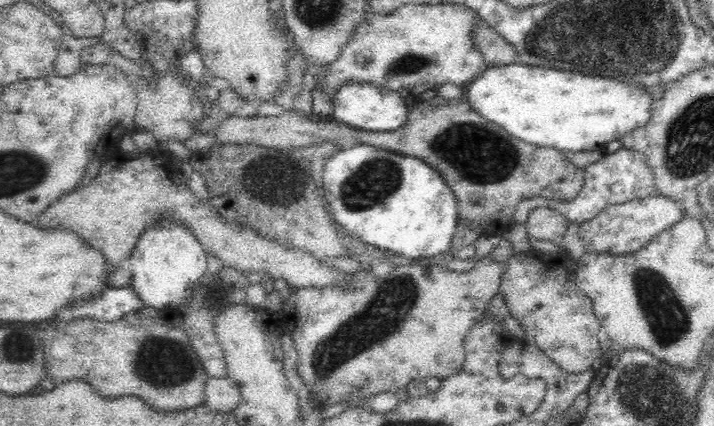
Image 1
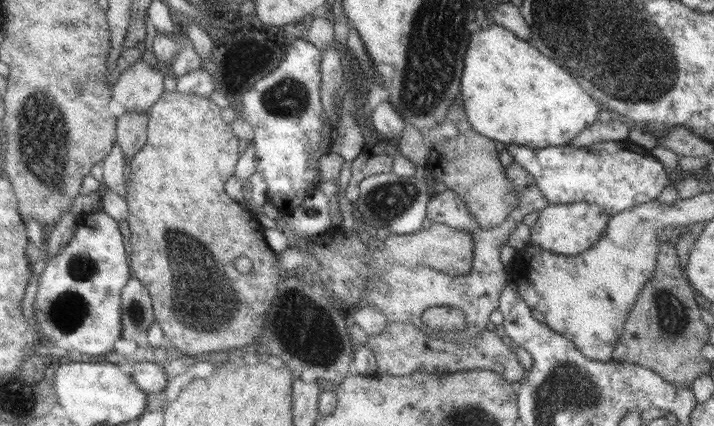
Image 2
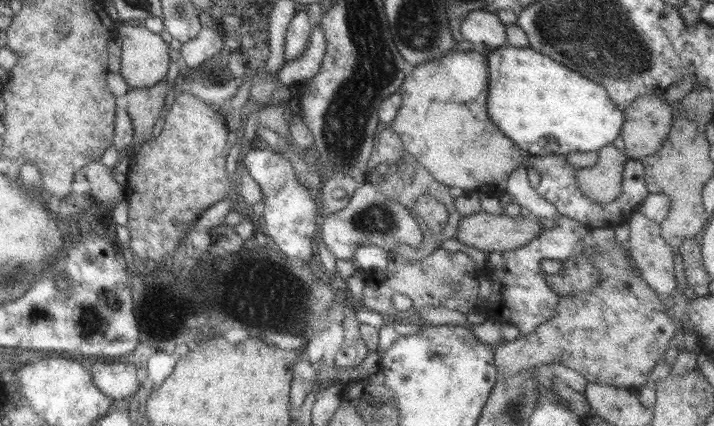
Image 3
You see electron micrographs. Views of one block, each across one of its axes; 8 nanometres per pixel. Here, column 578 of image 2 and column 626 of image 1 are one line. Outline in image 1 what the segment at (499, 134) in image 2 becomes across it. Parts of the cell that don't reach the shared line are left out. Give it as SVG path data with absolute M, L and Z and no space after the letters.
M524 63L488 65L465 85L463 96L476 113L508 134L560 152L596 151L602 144L621 141L626 132L650 120L654 103L642 86Z

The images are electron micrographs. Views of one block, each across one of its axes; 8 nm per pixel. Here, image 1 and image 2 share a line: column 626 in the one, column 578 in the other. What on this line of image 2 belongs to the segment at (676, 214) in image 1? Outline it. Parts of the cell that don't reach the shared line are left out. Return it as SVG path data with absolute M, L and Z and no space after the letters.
M587 202L551 204L538 212L537 222L530 228L530 244L551 252L571 256L579 254L600 240L609 218L601 206Z

